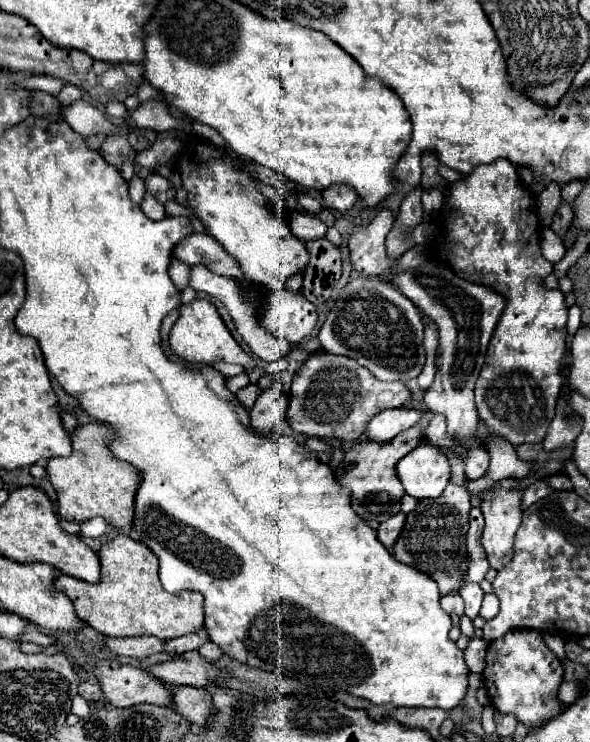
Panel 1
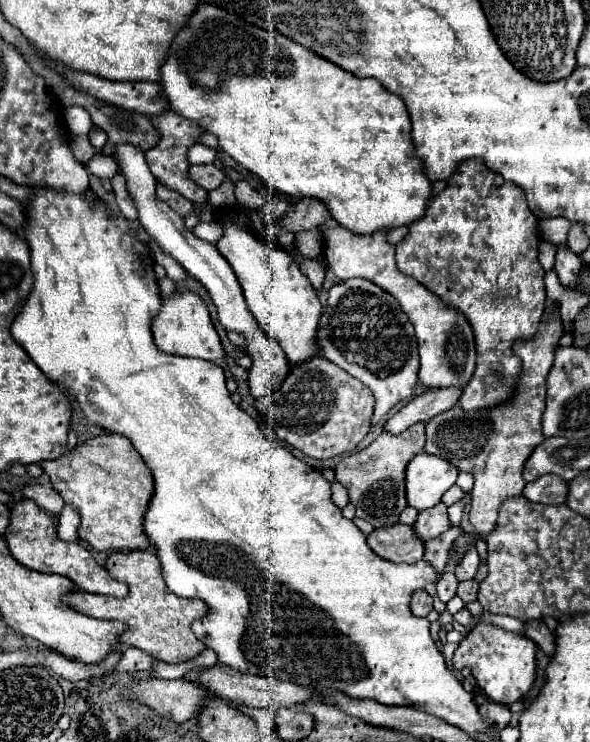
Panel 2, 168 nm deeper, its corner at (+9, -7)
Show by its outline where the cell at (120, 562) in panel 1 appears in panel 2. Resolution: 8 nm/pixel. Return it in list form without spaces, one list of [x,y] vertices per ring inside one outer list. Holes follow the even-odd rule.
[[[117,551],[111,553],[105,565],[107,573],[127,583],[129,597],[117,599],[107,595],[93,595],[85,591],[69,591],[61,597],[65,605],[71,609],[95,617],[95,619],[113,619],[127,625],[127,629],[119,635],[119,641],[129,647],[139,647],[163,663],[181,663],[193,659],[197,653],[205,649],[199,639],[195,639],[191,631],[191,623],[207,613],[207,605],[199,599],[181,599],[167,591],[161,577],[161,563],[153,551]],[[129,601],[129,603],[127,603]]]

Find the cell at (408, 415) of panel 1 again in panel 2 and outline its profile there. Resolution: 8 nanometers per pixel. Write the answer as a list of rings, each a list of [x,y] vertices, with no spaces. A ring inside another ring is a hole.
[[[455,387],[449,389],[433,389],[433,391],[425,391],[423,395],[411,399],[399,413],[395,413],[389,421],[385,421],[381,425],[383,433],[391,433],[391,435],[399,435],[405,429],[413,427],[415,423],[425,423],[429,419],[433,419],[435,415],[451,409],[461,397],[461,391]]]

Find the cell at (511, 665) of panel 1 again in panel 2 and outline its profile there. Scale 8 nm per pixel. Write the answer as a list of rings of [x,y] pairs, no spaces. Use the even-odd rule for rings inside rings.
[[[477,625],[459,643],[453,655],[453,667],[457,671],[469,669],[477,681],[477,687],[485,691],[489,701],[511,705],[515,701],[521,701],[533,689],[537,677],[535,653],[537,653],[537,645],[527,637],[507,633],[491,625]]]

